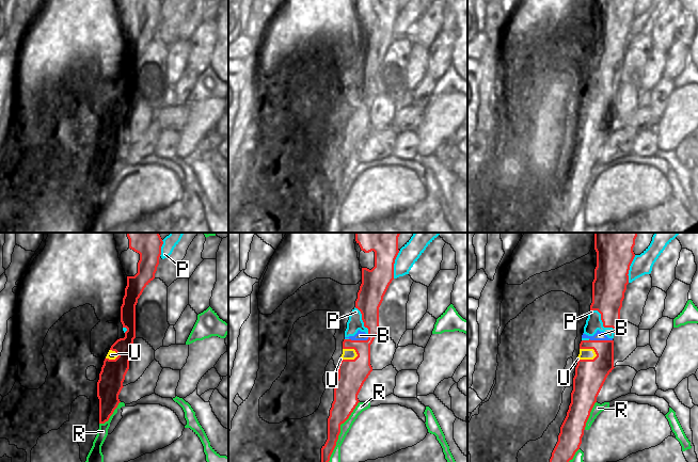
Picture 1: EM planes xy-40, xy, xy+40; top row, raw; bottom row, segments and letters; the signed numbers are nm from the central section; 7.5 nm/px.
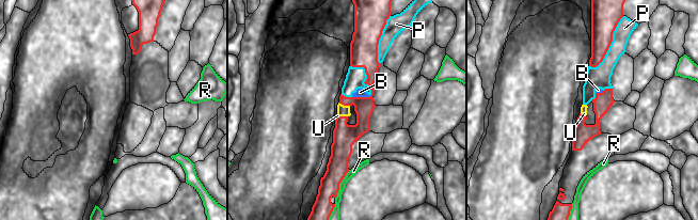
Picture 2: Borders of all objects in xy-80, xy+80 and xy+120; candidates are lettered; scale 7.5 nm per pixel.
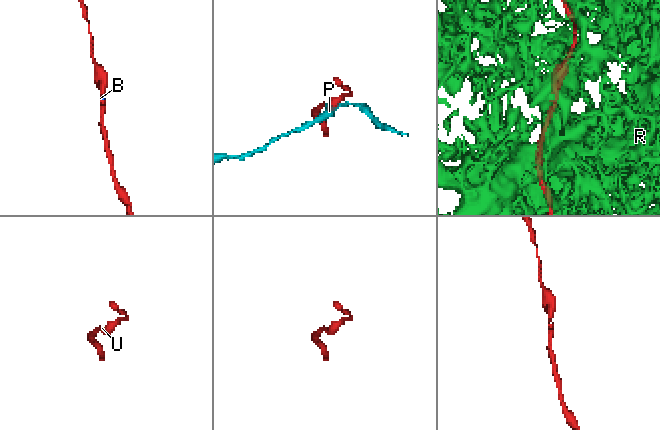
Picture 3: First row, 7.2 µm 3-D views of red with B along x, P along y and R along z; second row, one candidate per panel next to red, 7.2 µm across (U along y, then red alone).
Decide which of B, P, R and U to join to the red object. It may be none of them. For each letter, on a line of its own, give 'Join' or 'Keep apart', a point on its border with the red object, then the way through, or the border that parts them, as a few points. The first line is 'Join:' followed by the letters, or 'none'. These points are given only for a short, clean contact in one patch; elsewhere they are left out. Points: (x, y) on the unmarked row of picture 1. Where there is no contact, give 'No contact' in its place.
Join: none
B: Keep apart. Touches red at xy+40 (601, 101)
P: Keep apart. Touches red at xy+40 (602, 82)
R: Keep apart. Touches red at xy (338, 195)
U: Keep apart. Touches red at xy+40 (587, 121). Boundary: xy+40 (597, 115), (592, 120), (577, 121)

